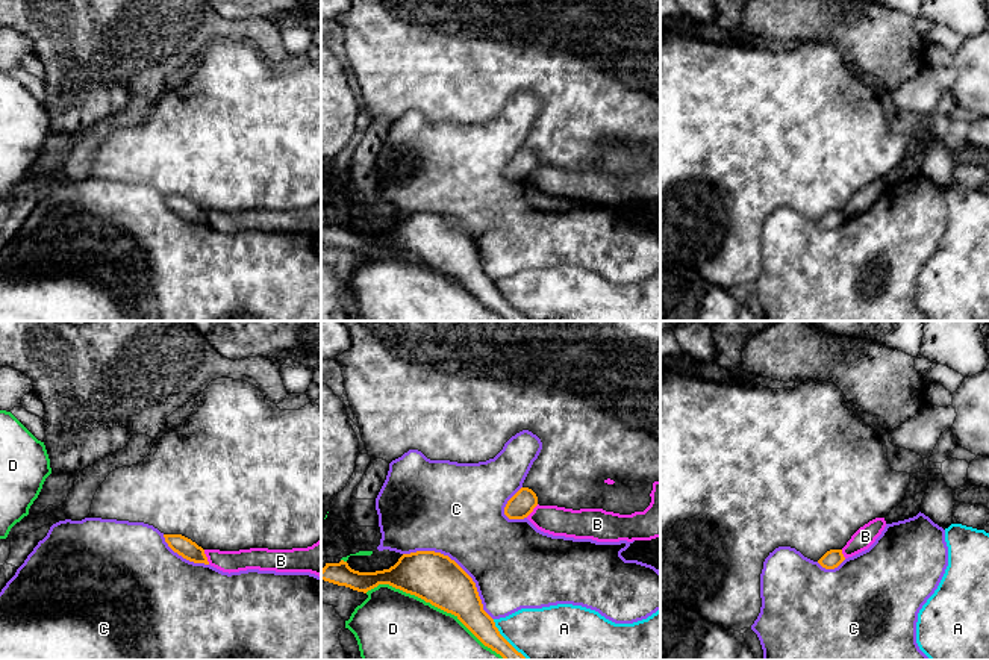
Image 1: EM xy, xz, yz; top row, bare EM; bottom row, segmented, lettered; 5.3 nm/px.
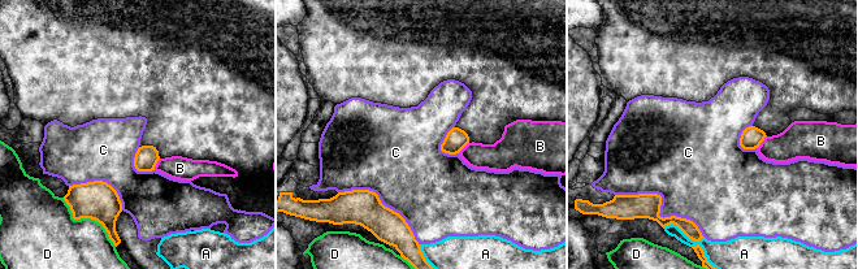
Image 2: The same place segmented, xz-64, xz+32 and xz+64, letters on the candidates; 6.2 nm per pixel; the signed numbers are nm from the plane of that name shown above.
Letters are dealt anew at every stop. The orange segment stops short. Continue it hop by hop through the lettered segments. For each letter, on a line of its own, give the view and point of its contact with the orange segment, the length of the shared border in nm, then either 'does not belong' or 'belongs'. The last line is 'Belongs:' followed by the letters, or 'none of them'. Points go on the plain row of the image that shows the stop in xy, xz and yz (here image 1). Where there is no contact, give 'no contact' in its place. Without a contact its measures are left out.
A: contact xz (506, 301); length 280 nm; does not belong
B: contact xy (206, 218); length 90 nm; does not belong
C: contact xz (458, 226); length 600 nm; does not belong
D: contact xz (435, 267); length 800 nm; does not belong
Belongs: none of them

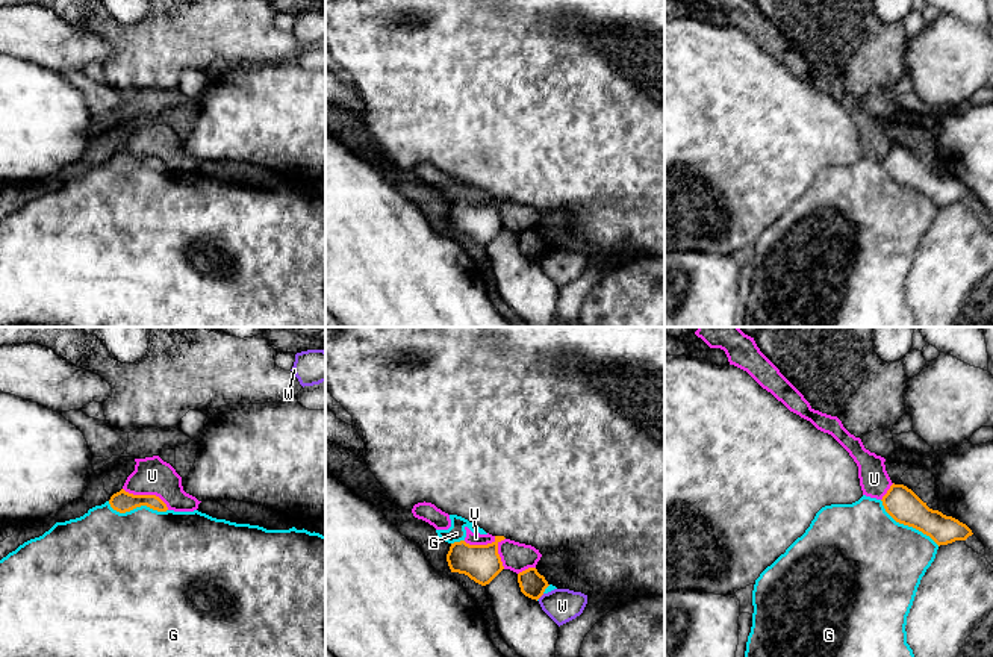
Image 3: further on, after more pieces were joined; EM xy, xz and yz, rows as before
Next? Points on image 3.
G: contact yz (907, 185); length 400 nm; does not belong
U: contact xz (494, 203); length 260 nm; does not belong
W: contact xz (541, 256); length 50 nm; does not belong
Belongs: none of them

